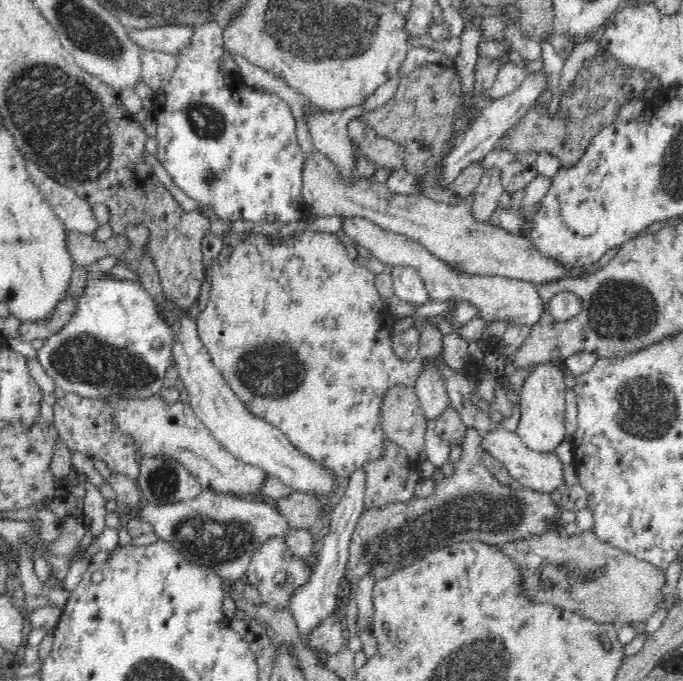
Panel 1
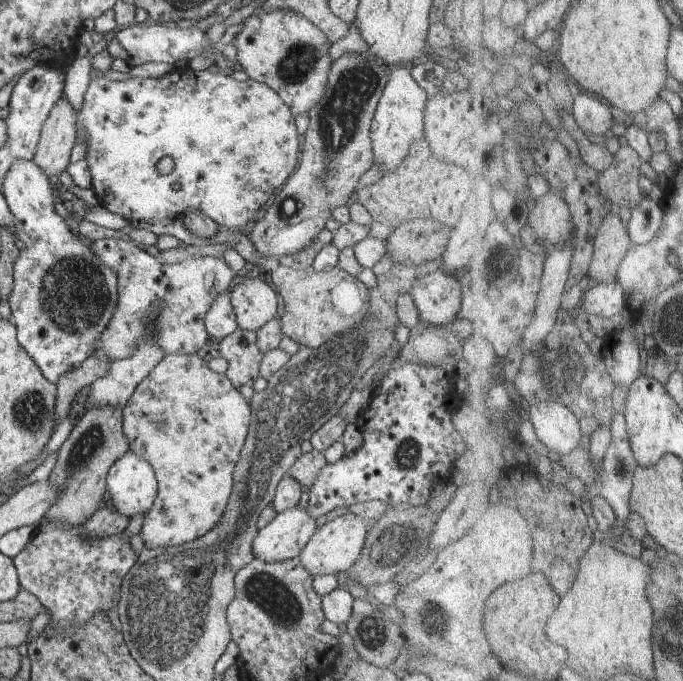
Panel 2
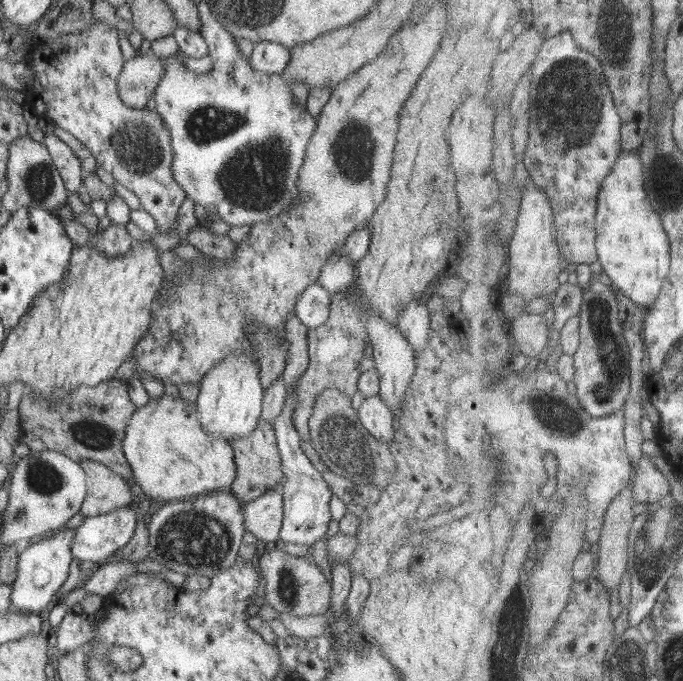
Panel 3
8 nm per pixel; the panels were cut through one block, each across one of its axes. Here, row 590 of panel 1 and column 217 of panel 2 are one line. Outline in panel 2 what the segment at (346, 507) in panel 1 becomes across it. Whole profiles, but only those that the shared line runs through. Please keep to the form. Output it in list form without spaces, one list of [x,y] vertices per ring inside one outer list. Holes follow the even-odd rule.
[[[226,289],[222,291],[209,306],[206,313],[205,327],[209,336],[224,338],[234,332],[239,326],[231,303],[231,292]]]

